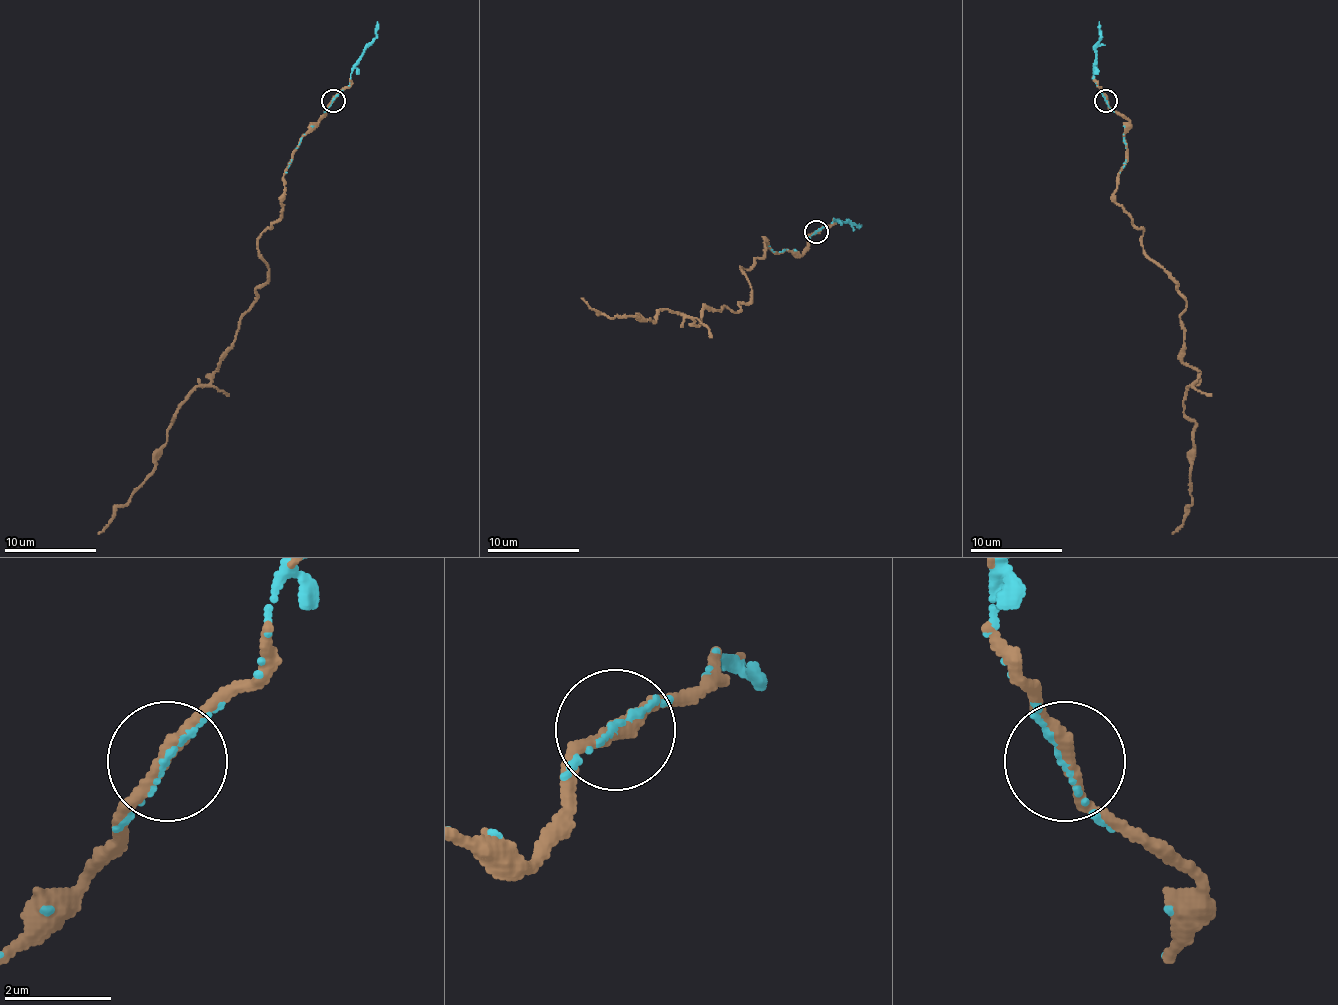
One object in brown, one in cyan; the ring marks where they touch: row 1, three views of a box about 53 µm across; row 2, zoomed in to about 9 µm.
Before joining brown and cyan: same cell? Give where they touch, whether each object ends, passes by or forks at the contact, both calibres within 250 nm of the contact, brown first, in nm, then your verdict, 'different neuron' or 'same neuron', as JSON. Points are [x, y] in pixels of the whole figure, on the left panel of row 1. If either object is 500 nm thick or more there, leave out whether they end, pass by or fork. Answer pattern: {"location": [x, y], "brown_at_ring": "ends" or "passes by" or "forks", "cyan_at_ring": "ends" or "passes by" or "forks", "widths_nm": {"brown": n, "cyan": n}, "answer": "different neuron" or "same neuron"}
{"location": [333, 100], "brown_at_ring": "passes by", "cyan_at_ring": "passes by", "widths_nm": {"brown": 240, "cyan": 70}, "answer": "same neuron"}

